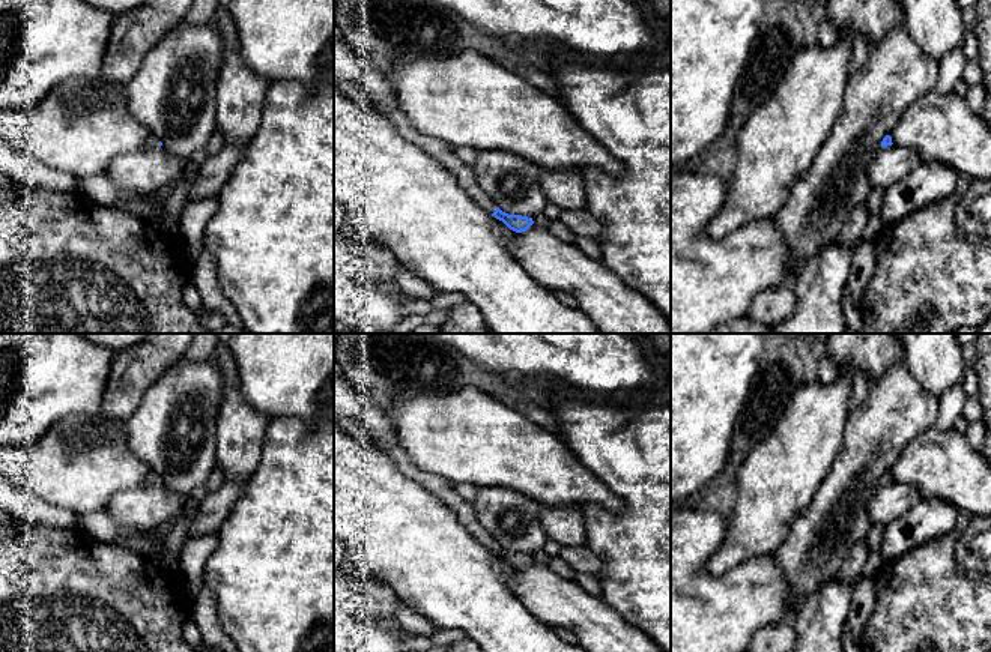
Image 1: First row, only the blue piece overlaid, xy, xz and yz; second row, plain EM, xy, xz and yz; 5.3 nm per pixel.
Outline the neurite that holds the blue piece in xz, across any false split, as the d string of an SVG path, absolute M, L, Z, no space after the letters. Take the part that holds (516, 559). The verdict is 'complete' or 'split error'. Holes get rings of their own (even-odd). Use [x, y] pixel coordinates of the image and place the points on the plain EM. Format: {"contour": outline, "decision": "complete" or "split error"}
{"contour": "M334 418L334 424L346 434L361 443L370 443L383 451L397 466L397 469L411 478L412 481L423 485L427 491L436 496L451 512L456 514L459 521L471 532L471 535L487 547L492 553L502 557L510 566L516 569L526 568L532 560L532 554L522 551L508 551L496 544L483 526L477 520L474 505L457 494L451 484L438 476L420 470L409 458L409 455L397 446L379 446L374 439L370 437L367 428L355 424L352 419Z", "decision": "split error"}

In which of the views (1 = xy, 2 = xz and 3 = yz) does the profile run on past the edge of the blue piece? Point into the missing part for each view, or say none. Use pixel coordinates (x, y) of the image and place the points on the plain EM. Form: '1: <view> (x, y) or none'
1: xy (152, 479)
2: xz (439, 487)
3: none

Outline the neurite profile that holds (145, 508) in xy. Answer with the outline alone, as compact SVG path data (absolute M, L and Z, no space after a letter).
M161 484L143 485L116 493L104 511L120 529L149 532L176 518L189 499L168 491Z

